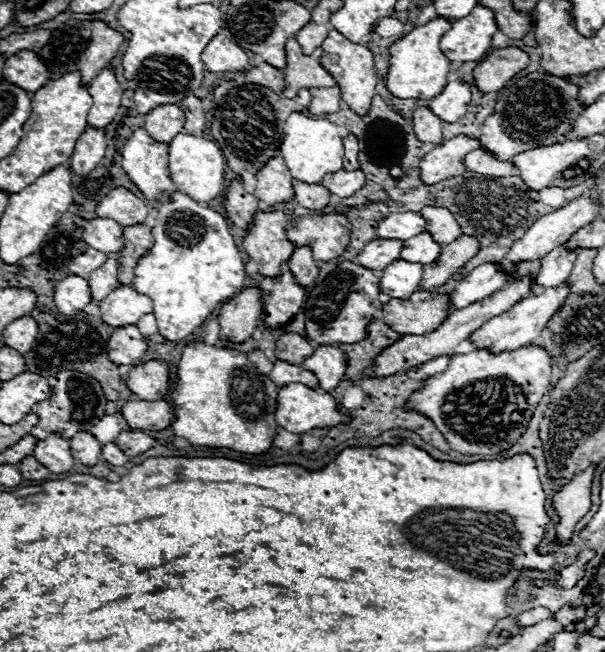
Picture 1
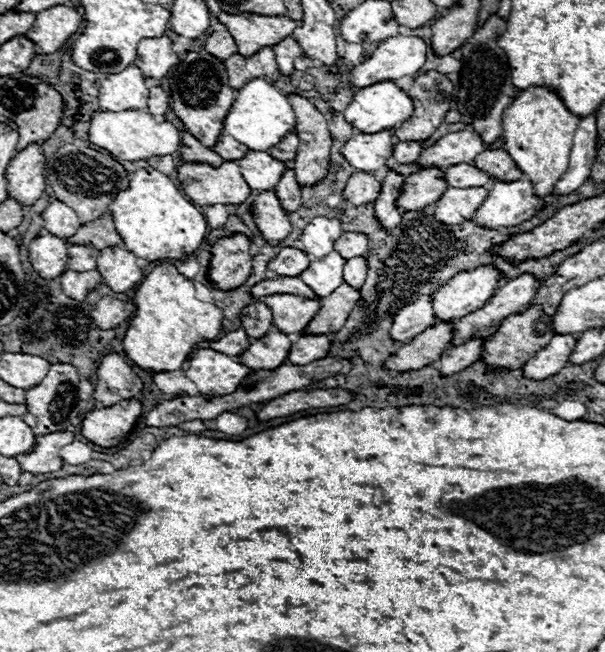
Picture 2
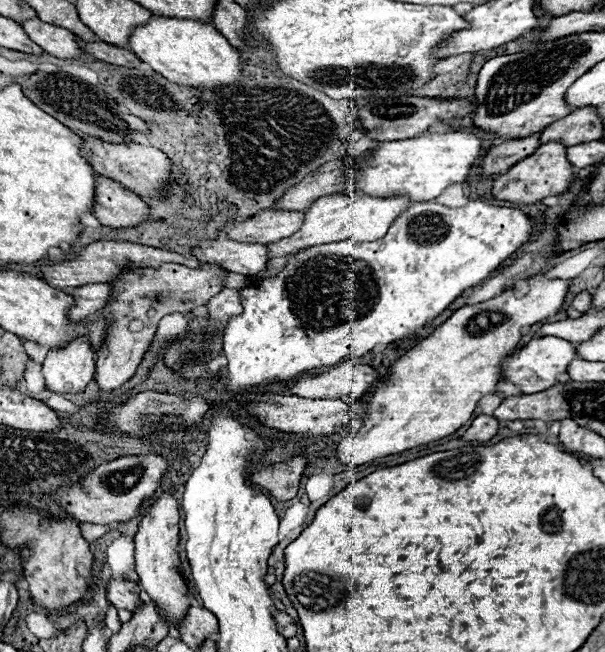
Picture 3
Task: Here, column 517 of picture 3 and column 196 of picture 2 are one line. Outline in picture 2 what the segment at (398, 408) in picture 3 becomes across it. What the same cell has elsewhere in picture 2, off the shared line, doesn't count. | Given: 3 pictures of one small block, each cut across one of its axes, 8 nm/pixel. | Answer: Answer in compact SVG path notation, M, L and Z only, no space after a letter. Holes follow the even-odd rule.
M170 262L158 264L134 294L136 312L128 324L124 336L126 356L148 370L152 376L160 372L184 370L186 360L194 352L196 344L214 340L222 332L222 312L212 302L200 302L196 298L194 282L186 280Z

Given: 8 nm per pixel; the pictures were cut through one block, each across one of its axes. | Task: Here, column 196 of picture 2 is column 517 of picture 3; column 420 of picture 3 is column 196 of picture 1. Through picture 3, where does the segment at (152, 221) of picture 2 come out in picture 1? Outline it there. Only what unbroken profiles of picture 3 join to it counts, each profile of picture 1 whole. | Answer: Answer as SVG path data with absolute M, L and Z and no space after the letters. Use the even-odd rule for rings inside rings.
M174 192L168 202L162 202L158 206L158 216L152 226L152 238L154 246L140 258L134 270L134 282L132 288L136 288L140 294L146 294L154 302L154 316L158 322L158 332L172 342L180 342L182 338L190 336L206 318L212 314L212 310L238 294L244 286L244 262L240 258L240 252L234 244L234 238L228 230L228 220L194 202L184 192Z

